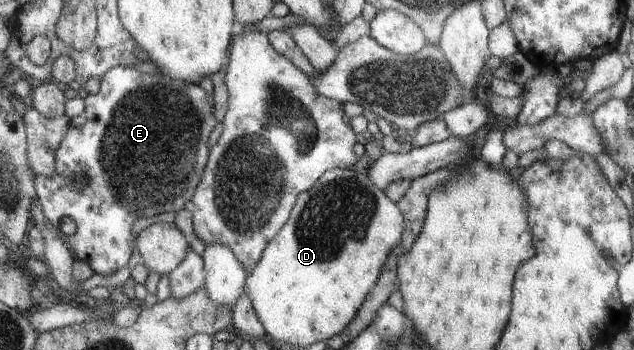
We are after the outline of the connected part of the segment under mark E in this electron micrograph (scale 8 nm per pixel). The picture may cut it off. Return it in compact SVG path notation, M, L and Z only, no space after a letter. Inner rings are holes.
M116 66L113 67L111 70L108 70L106 74L101 75L100 77L101 85L98 93L95 95L87 95L85 98L85 106L86 109L76 117L71 118L69 123L68 131L66 131L66 135L64 136L64 139L60 142L60 145L58 146L58 149L55 153L55 170L54 173L51 176L36 176L36 191L39 191L39 202L41 203L43 207L43 213L45 215L45 218L48 222L50 222L53 226L57 226L60 228L60 220L62 217L70 217L70 219L73 219L76 222L77 230L73 235L62 235L63 240L65 241L66 247L68 249L72 250L75 253L74 259L82 260L88 263L90 267L95 271L96 274L109 276L112 275L115 271L118 271L121 267L124 267L128 262L130 257L132 257L132 254L134 254L134 249L136 249L137 245L137 237L136 240L133 240L132 237L132 225L134 225L134 222L137 219L140 219L142 217L154 217L154 215L160 215L160 213L168 213L169 211L176 212L176 209L182 209L184 207L184 203L188 201L188 199L192 199L192 195L194 195L194 189L198 189L198 183L201 182L200 175L203 175L203 171L206 169L206 161L208 161L208 137L210 137L210 133L212 133L212 129L214 129L214 125L217 124L217 119L215 116L215 96L211 93L208 93L200 86L200 84L191 84L190 82L187 82L186 80L177 80L172 79L171 77L168 77L167 75L164 75L160 73L160 75L156 74L147 74L138 71L135 68L130 68L128 66ZM79 176L83 176L86 181L81 185L81 188L77 188L75 186L75 178L78 178Z

